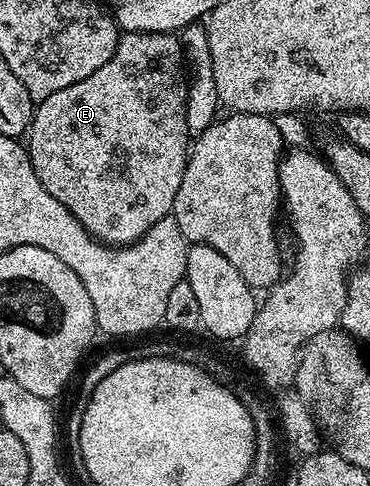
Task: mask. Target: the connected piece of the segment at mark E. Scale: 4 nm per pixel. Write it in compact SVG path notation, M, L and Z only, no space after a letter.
M123 33L108 64L100 64L100 68L96 68L92 76L84 76L84 80L68 84L68 88L60 88L60 92L52 92L52 96L37 103L28 131L30 167L34 169L42 187L97 241L108 246L128 246L137 238L142 238L152 224L156 224L173 211L176 192L180 192L180 180L184 180L188 153L188 135L184 124L187 85L188 78L184 73L184 47L177 33Z

